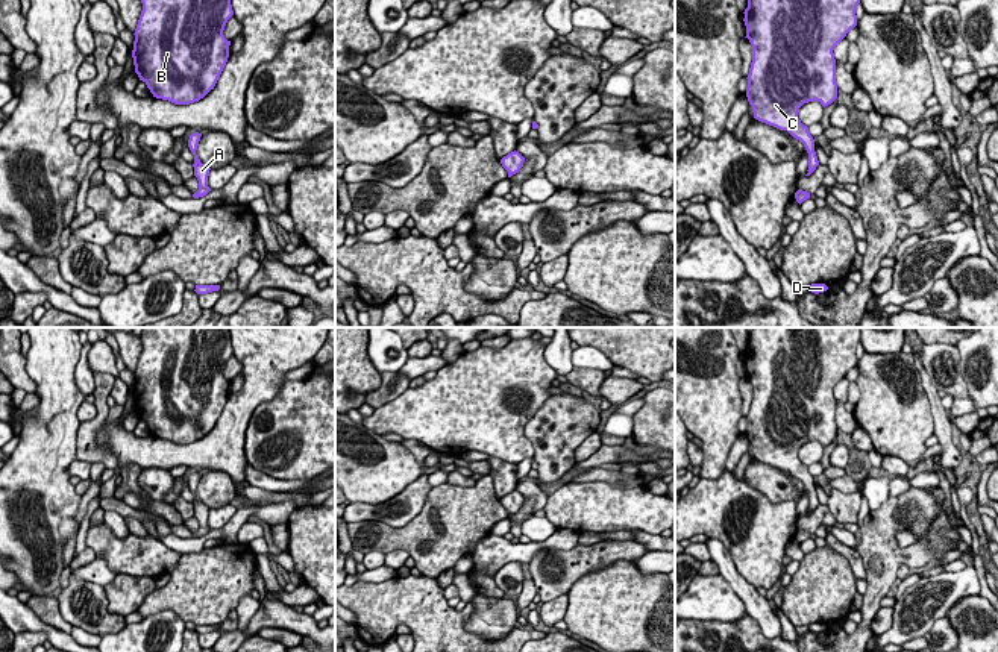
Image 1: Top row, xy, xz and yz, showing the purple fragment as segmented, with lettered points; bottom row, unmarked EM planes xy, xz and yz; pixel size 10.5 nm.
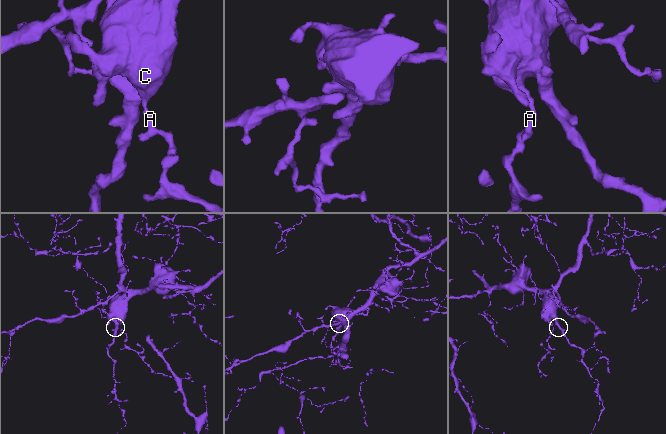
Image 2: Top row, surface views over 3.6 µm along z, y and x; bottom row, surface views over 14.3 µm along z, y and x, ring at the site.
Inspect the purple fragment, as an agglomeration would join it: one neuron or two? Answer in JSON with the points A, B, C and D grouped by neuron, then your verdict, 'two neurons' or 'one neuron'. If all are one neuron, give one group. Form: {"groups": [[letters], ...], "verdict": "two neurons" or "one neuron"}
{"groups": [["A", "B", "C", "D"]], "verdict": "one neuron"}

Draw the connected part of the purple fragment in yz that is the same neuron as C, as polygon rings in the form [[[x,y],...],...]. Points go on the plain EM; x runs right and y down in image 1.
[[[754,328],[745,349],[746,376],[752,385],[746,437],[754,458],[787,470],[808,493],[810,516],[819,505],[814,479],[798,458],[799,447],[837,438],[834,387],[857,365],[860,328]]]

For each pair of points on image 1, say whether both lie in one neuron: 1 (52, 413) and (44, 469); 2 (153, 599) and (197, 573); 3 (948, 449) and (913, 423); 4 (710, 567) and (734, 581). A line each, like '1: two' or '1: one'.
1: one
2: one
3: two
4: two

